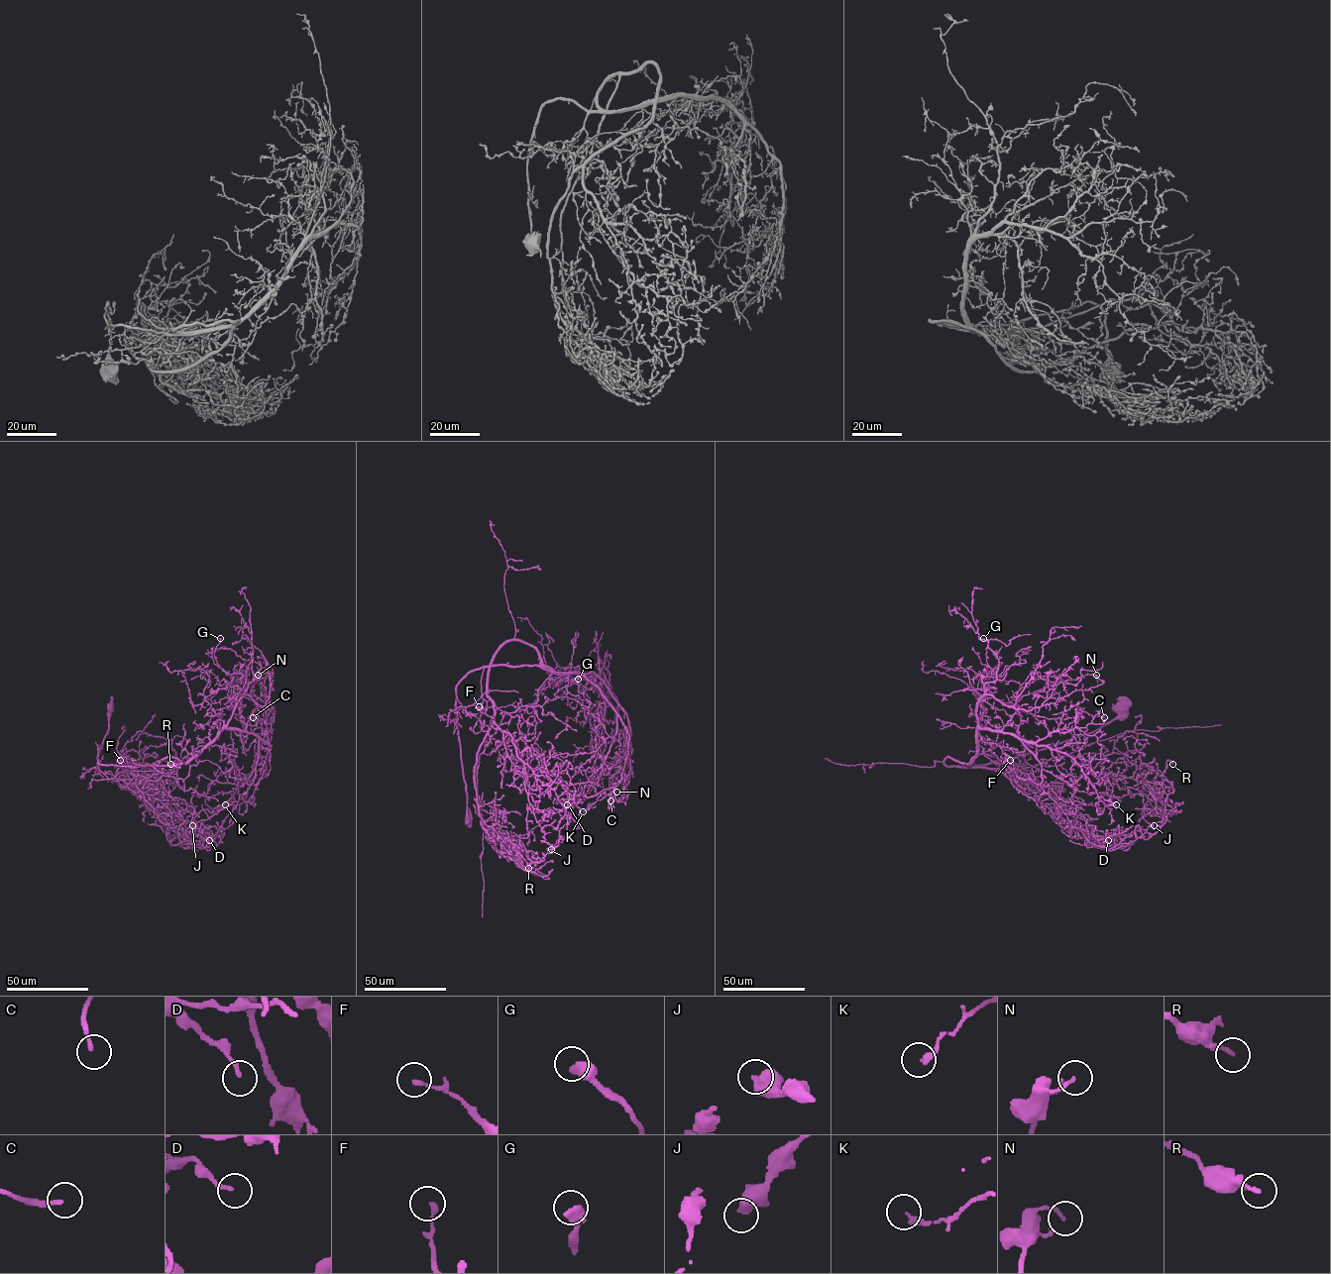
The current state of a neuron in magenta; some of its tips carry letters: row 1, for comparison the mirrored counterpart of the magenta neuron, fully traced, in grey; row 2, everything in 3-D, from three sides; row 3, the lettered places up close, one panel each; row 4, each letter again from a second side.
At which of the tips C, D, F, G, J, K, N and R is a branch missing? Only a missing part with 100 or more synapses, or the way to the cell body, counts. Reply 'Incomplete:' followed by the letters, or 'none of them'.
Incomplete: none of them

